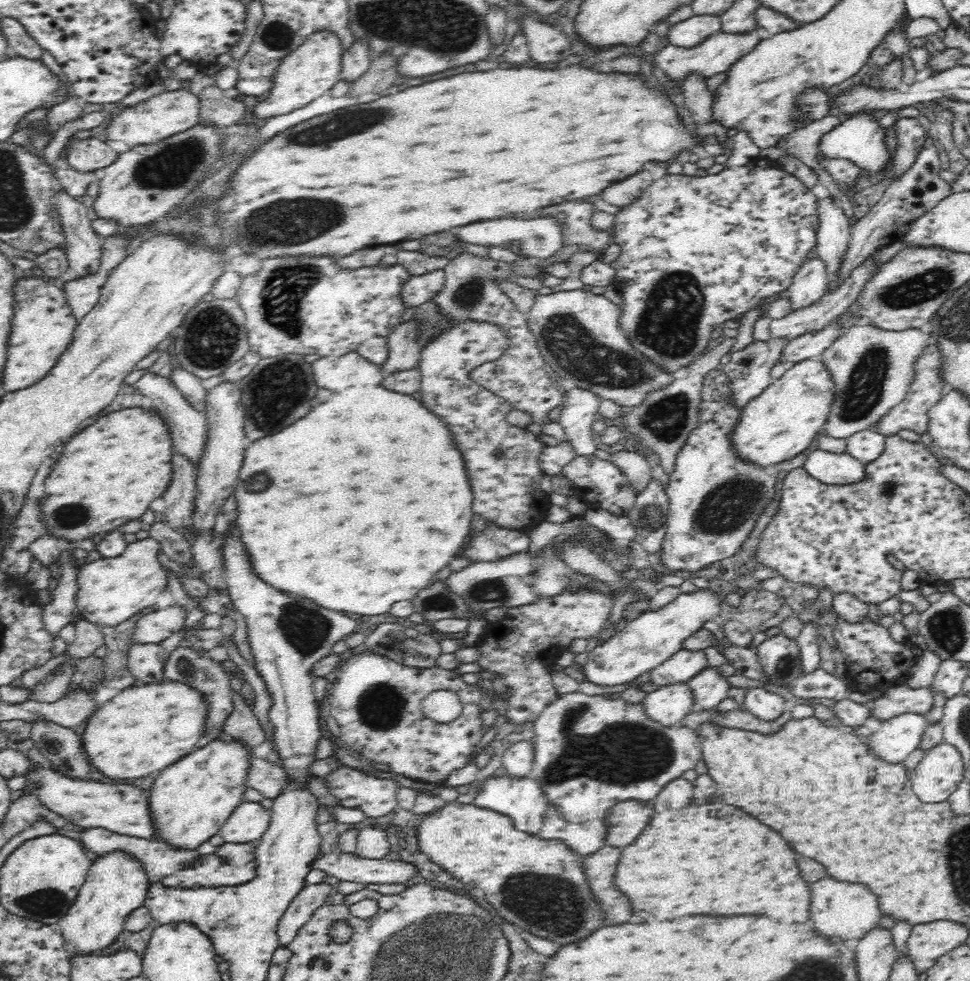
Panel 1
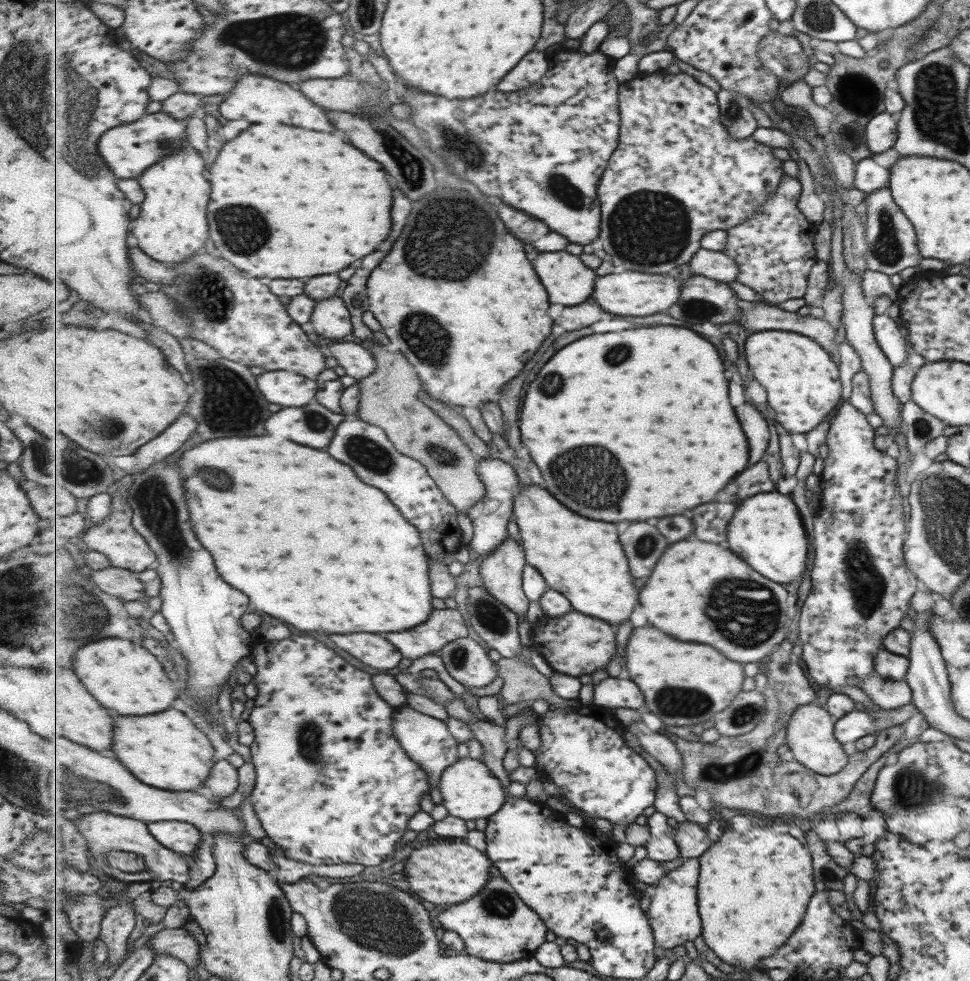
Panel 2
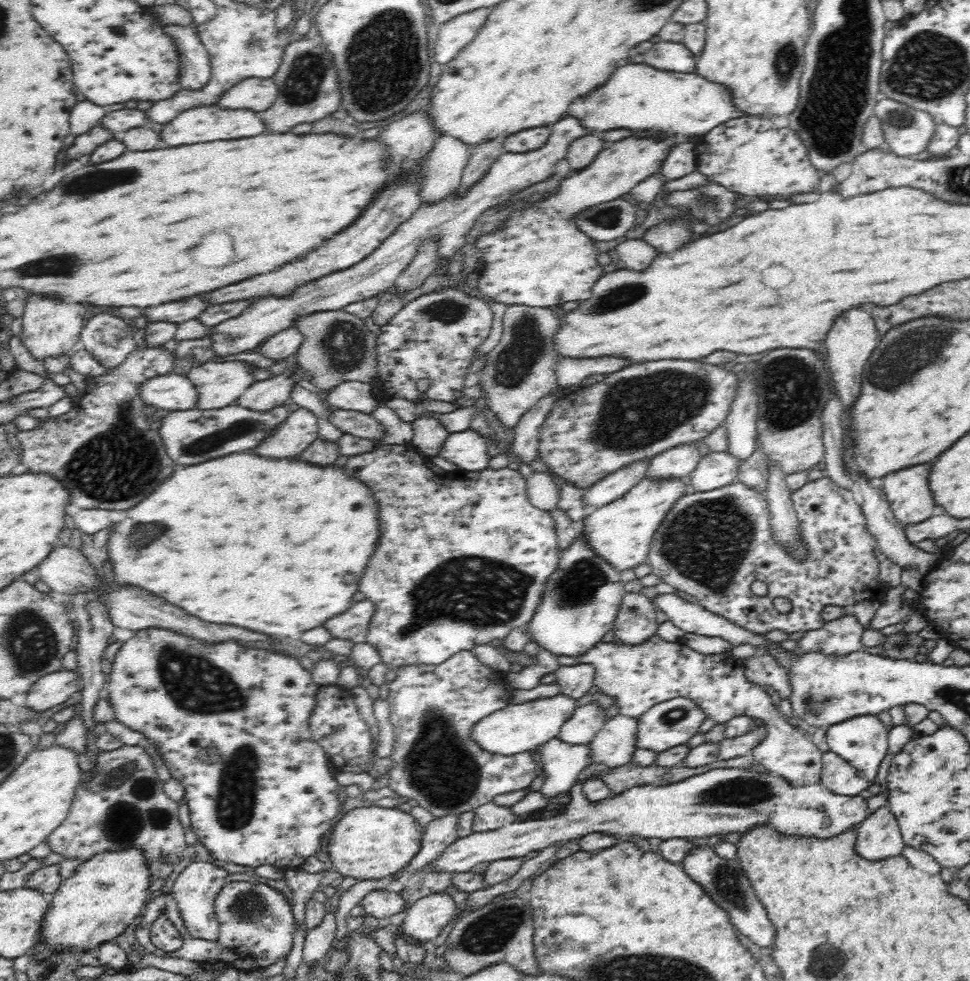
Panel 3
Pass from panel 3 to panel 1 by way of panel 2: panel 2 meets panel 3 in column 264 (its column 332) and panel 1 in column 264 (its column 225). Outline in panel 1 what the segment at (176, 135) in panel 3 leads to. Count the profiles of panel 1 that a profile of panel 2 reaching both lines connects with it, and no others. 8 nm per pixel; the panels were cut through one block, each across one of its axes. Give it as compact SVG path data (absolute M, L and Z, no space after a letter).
M323 29L307 36L306 40L278 65L276 74L272 78L273 83L269 95L255 104L253 116L258 119L266 119L276 116L276 114L282 116L292 110L304 108L312 100L329 93L329 90L342 80L344 51L340 37L336 35L336 32Z

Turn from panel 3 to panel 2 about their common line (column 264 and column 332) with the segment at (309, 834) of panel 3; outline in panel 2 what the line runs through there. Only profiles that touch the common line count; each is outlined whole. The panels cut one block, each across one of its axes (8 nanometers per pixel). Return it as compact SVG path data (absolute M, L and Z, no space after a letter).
M291 636L279 642L263 642L260 645L261 654L257 654L254 680L259 687L255 705L248 722L254 730L255 739L249 746L251 760L256 764L256 785L252 792L252 801L257 816L260 818L268 837L278 846L280 851L295 861L309 865L360 864L372 867L381 864L397 850L399 840L407 832L409 819L421 811L421 798L432 791L428 772L408 755L399 737L394 734L394 718L396 709L378 692L371 680L371 674L357 670L345 658L341 658L335 650L327 648L323 642L307 636Z

